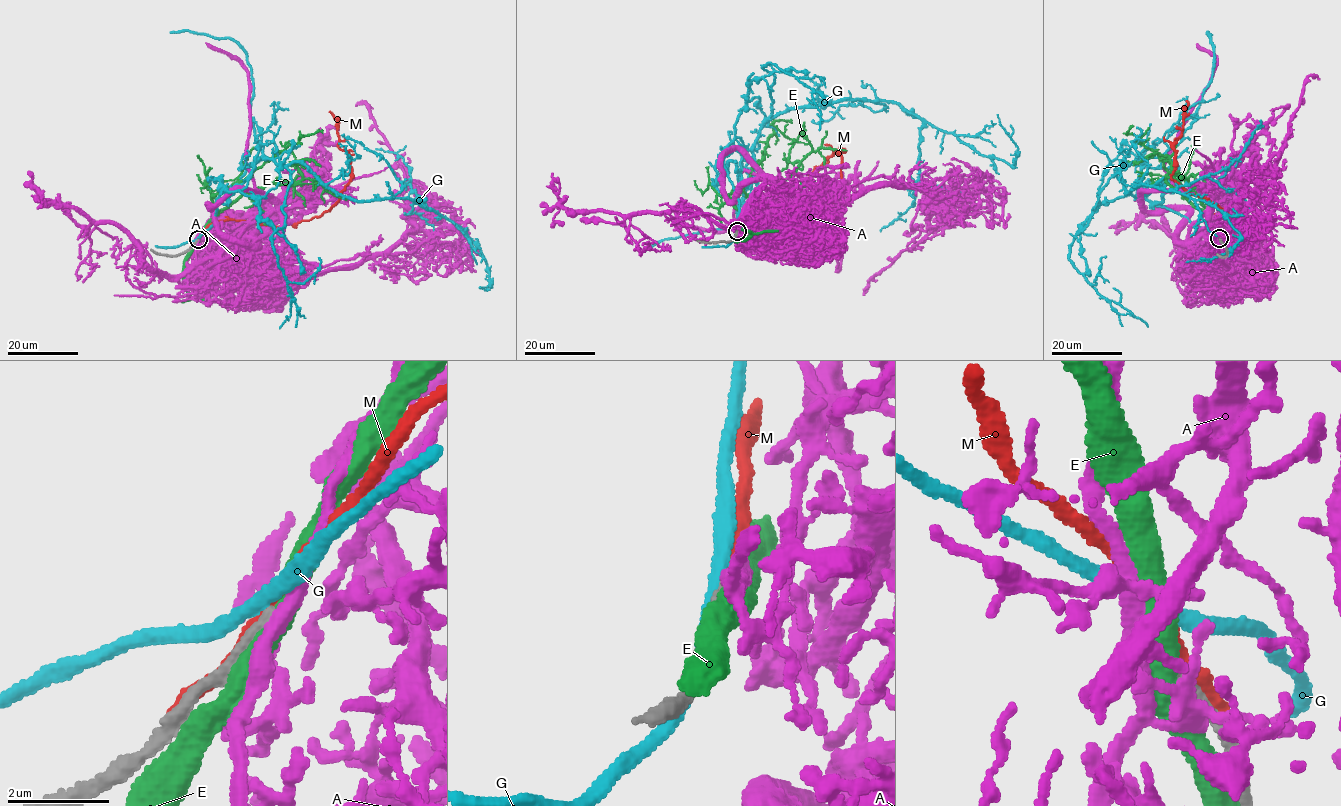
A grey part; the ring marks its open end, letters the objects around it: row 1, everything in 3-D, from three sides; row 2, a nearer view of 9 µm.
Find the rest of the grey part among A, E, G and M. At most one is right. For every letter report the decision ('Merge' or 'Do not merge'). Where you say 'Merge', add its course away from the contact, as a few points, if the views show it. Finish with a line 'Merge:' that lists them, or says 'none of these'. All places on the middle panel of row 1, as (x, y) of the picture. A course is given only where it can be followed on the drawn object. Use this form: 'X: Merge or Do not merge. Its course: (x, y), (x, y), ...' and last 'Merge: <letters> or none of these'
A: Do not merge
E: Do not merge
G: Do not merge
M: Do not merge
Merge: none of these

